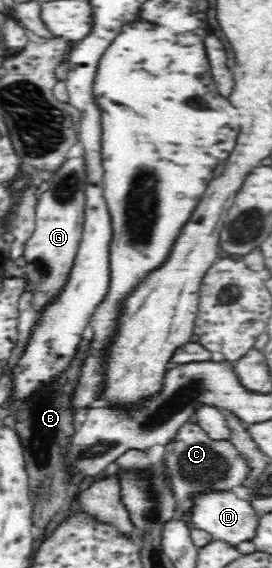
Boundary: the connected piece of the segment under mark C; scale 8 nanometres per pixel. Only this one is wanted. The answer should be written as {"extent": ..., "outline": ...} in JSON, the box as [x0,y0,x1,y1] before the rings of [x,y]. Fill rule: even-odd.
{"extent":[162,421,252,514],"outline":[[[190,421],[184,422],[176,432],[176,436],[166,442],[166,452],[162,458],[162,468],[166,471],[166,486],[170,487],[174,496],[174,510],[183,514],[193,510],[198,496],[209,495],[210,492],[230,492],[232,488],[238,491],[243,489],[243,484],[252,472],[252,464],[242,456],[242,453],[229,440],[212,440],[201,426]]]}

